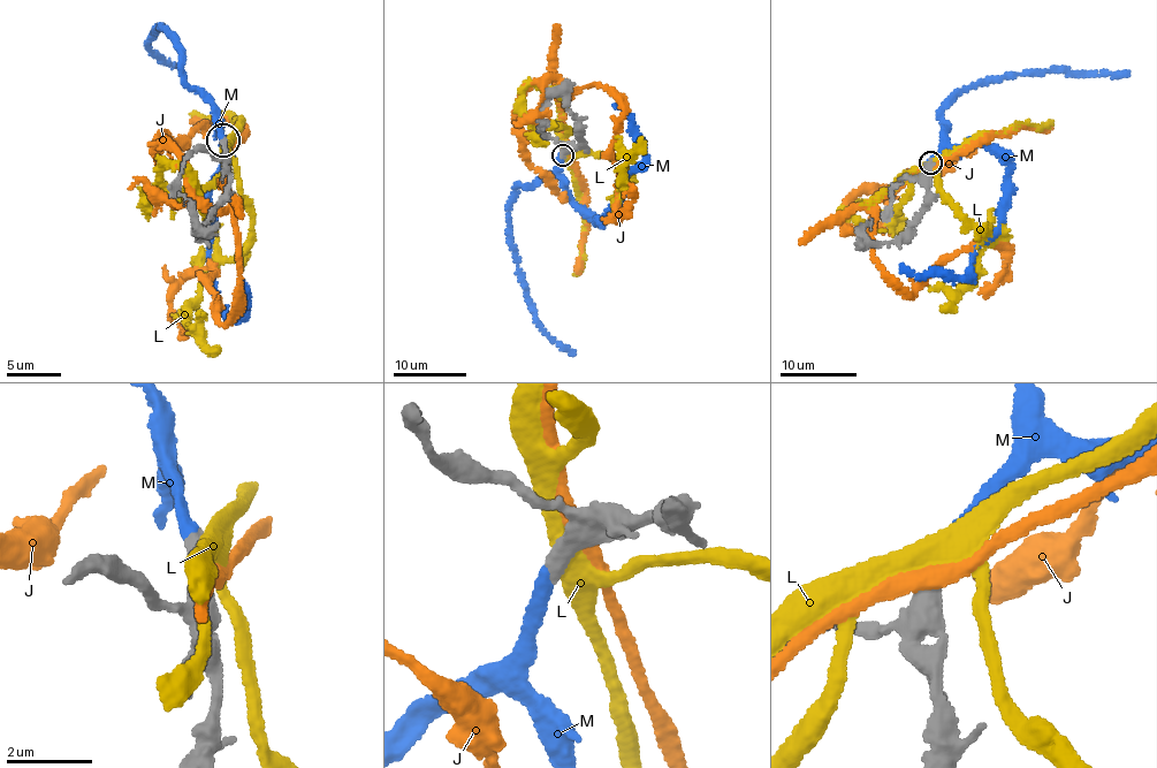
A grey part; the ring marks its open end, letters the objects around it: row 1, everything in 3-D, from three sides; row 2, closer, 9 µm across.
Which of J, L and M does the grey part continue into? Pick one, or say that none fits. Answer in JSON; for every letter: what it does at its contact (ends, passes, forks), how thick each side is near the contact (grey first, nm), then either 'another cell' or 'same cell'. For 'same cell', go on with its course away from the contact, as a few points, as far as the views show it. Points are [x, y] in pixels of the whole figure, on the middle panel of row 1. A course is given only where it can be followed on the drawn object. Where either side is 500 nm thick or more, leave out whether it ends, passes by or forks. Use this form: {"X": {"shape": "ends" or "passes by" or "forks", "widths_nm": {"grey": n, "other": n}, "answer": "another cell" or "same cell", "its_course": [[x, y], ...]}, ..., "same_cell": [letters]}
{"J": {"shape": "passes by", "widths_nm": {"grey": 460, "other": 360}, "answer": "another cell"}, "L": {"widths_nm": {"grey": 500, "other": 400}, "answer": "another cell"}, "M": {"shape": "ends", "widths_nm": {"grey": 420, "other": 320}, "answer": "same cell", "its_course": [[562, 154], [558, 175], [573, 204], [596, 222], [617, 210], [622, 180], [644, 161], [633, 118], [613, 104]]}, "same_cell": ["M"]}

